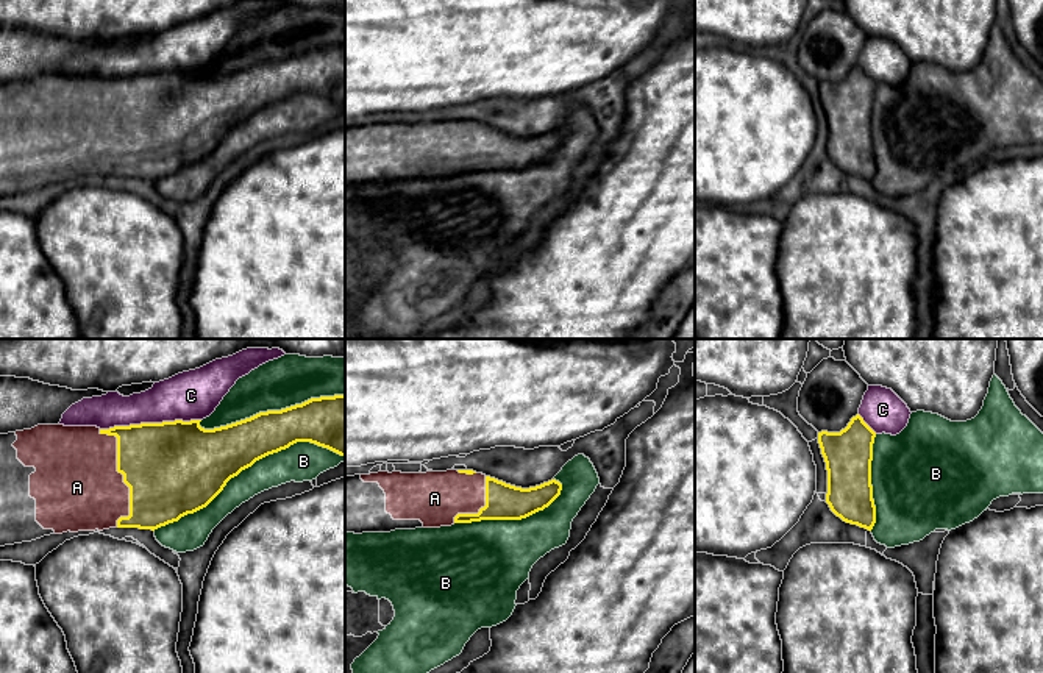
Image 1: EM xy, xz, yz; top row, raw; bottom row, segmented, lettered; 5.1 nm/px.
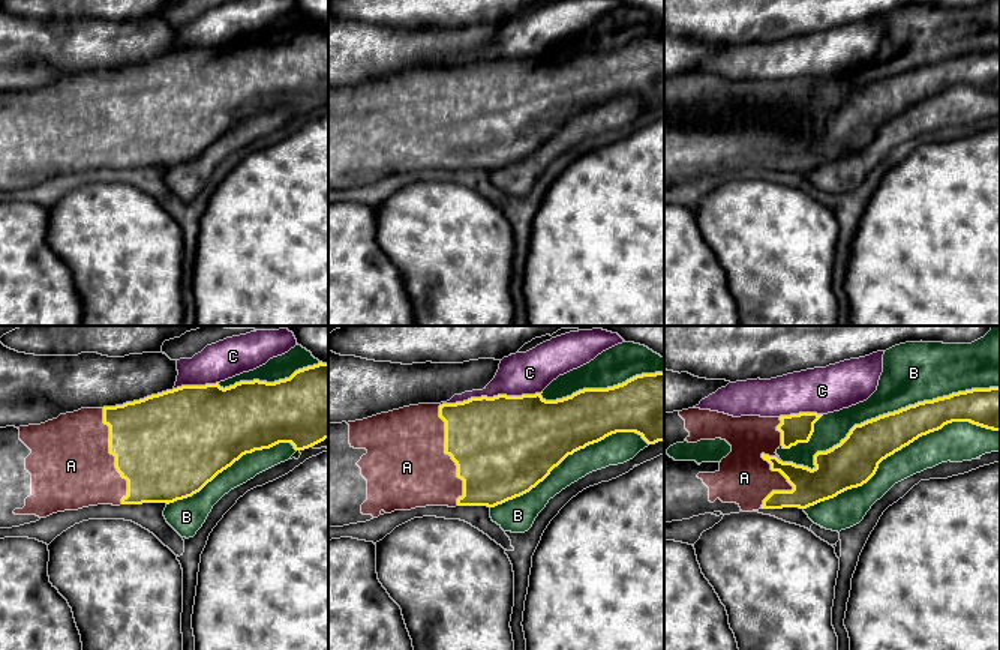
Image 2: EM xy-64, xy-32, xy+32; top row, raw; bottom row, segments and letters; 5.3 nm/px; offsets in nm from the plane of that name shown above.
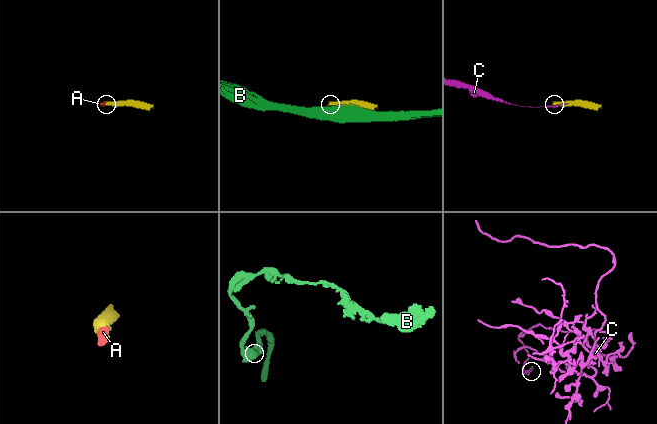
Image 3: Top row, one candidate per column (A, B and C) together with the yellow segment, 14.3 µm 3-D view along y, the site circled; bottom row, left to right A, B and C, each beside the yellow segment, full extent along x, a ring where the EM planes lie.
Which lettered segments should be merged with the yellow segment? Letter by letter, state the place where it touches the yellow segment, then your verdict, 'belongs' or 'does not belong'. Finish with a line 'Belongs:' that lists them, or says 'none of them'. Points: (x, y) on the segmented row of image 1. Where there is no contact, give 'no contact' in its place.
A: xy (124, 477) | belongs
B: xy (247, 467) | does not belong
C: xy (150, 423) | does not belong
Belongs: A

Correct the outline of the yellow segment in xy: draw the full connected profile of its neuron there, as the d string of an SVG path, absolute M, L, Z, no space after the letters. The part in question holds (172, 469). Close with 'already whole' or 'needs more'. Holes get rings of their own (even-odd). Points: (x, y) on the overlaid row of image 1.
M345 395L311 398L301 404L295 404L281 411L259 412L250 418L214 429L201 428L200 422L201 420L175 420L114 426L109 429L100 429L97 426L37 425L31 429L0 434L0 547L31 542L44 536L62 534L67 531L103 531L109 528L139 528L155 531L161 526L178 522L187 514L194 514L206 507L223 490L231 478L251 467L256 461L286 450L297 442L311 442L345 456Z; needs more

